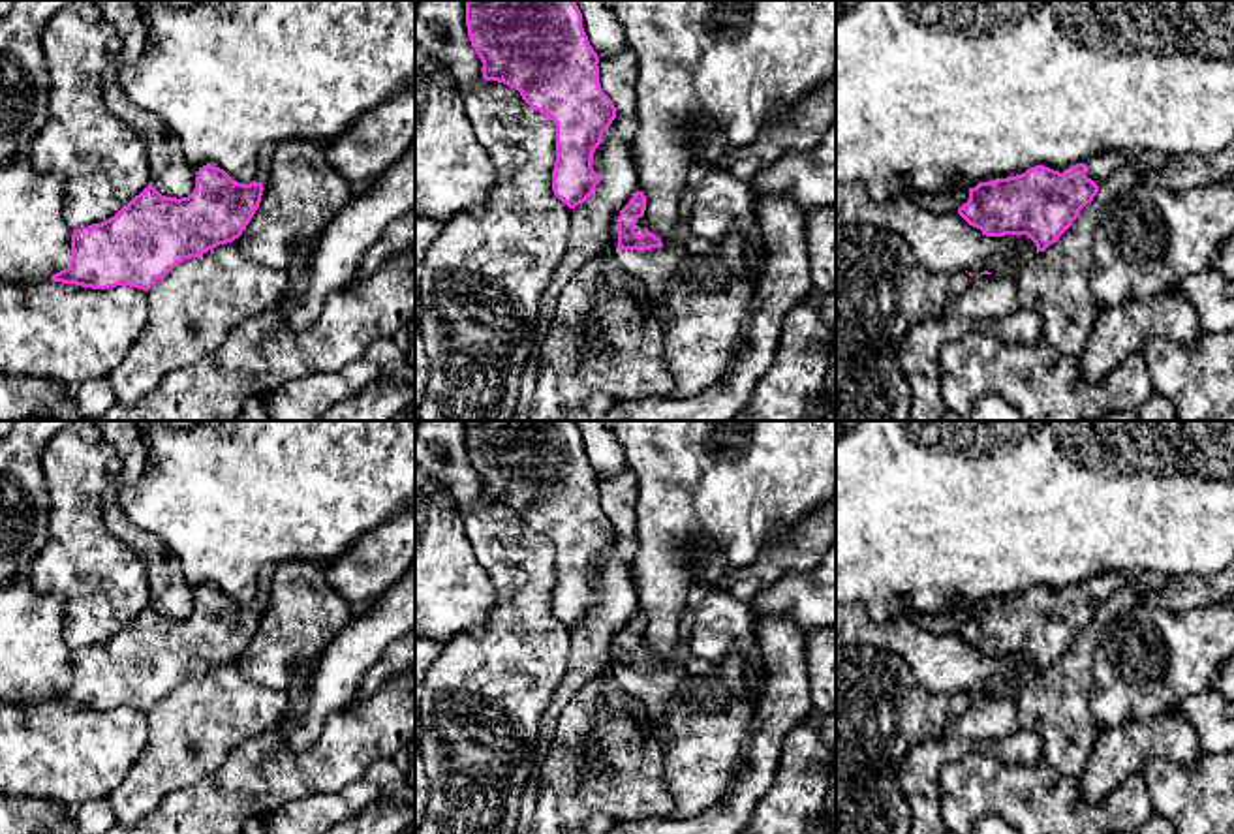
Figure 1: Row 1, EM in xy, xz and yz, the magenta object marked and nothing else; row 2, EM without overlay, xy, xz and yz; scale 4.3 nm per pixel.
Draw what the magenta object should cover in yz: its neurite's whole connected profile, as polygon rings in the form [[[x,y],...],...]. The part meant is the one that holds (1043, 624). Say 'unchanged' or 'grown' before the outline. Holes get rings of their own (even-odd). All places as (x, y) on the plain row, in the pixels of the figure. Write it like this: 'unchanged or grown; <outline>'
grown; [[[1114,571],[1076,586],[1035,586],[1016,597],[979,603],[958,635],[986,657],[1027,656],[1039,674],[1072,646],[1112,594],[1136,580],[1138,573]]]

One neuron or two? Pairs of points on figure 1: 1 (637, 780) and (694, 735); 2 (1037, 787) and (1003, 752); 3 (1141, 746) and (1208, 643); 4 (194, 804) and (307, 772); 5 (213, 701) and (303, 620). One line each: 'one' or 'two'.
1: two
2: two
3: two
4: one
5: two

